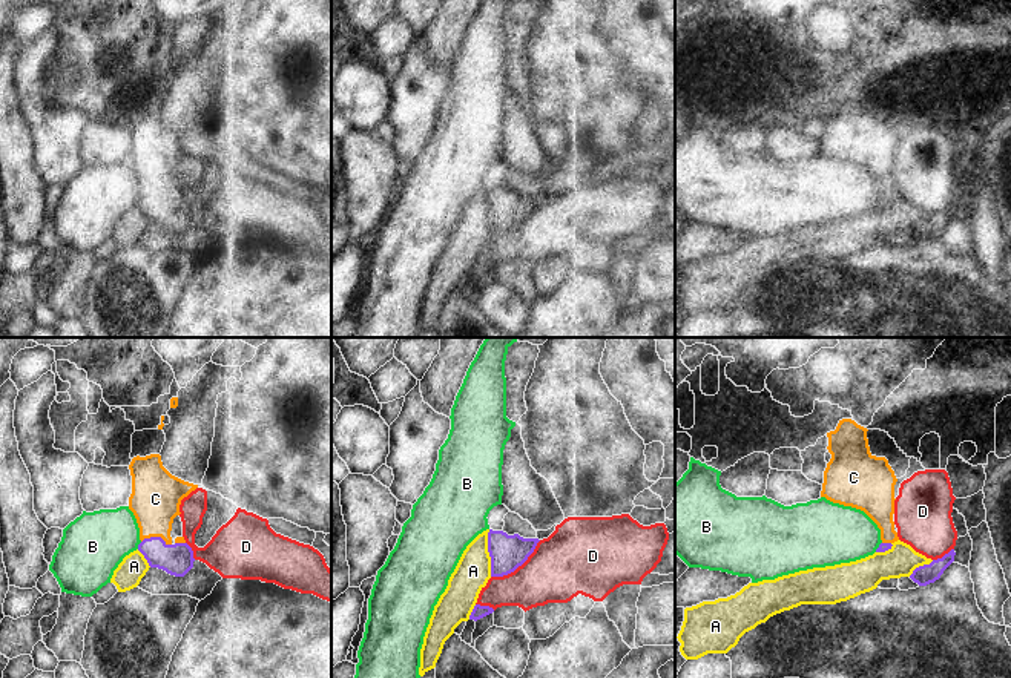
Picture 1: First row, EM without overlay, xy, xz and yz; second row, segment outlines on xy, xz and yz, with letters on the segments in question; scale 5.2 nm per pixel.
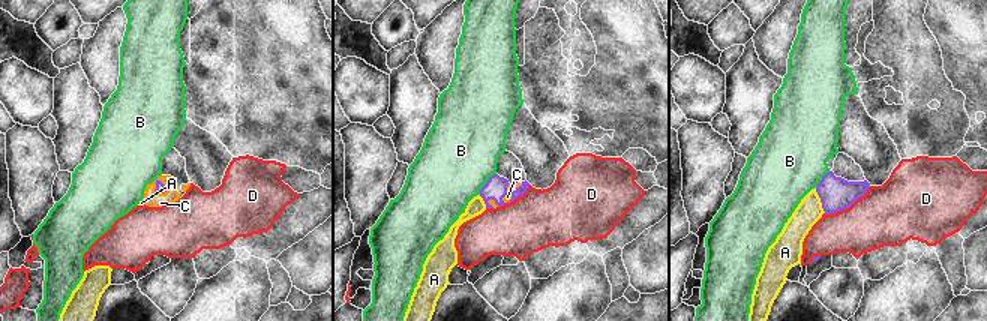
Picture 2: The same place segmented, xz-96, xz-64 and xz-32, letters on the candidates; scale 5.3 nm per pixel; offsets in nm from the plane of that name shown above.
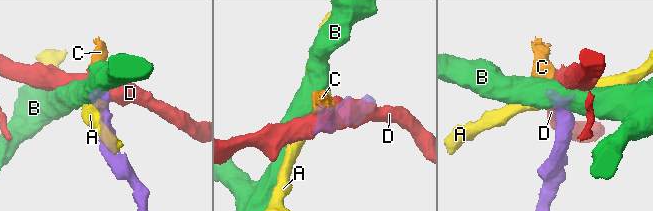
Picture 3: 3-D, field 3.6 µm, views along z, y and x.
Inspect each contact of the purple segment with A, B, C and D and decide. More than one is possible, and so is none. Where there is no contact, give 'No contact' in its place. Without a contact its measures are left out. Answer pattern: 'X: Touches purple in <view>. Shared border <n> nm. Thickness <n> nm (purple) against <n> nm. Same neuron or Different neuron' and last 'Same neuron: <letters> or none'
A: Touches purple in xz. Shared border 240 nm. Thickness 180 nm (purple) against 190 nm. Different neuron
B: Touches purple in xy. Shared border 50 nm. Thickness 160 nm (purple) against 340 nm. Different neuron
C: Touches purple in xy. Shared border 160 nm. Thickness 160 nm (purple) against 260 nm. Same neuron
D: Touches purple in xz. Shared border 320 nm. Thickness 180 nm (purple) against 340 nm. Different neuron
Same neuron: C

